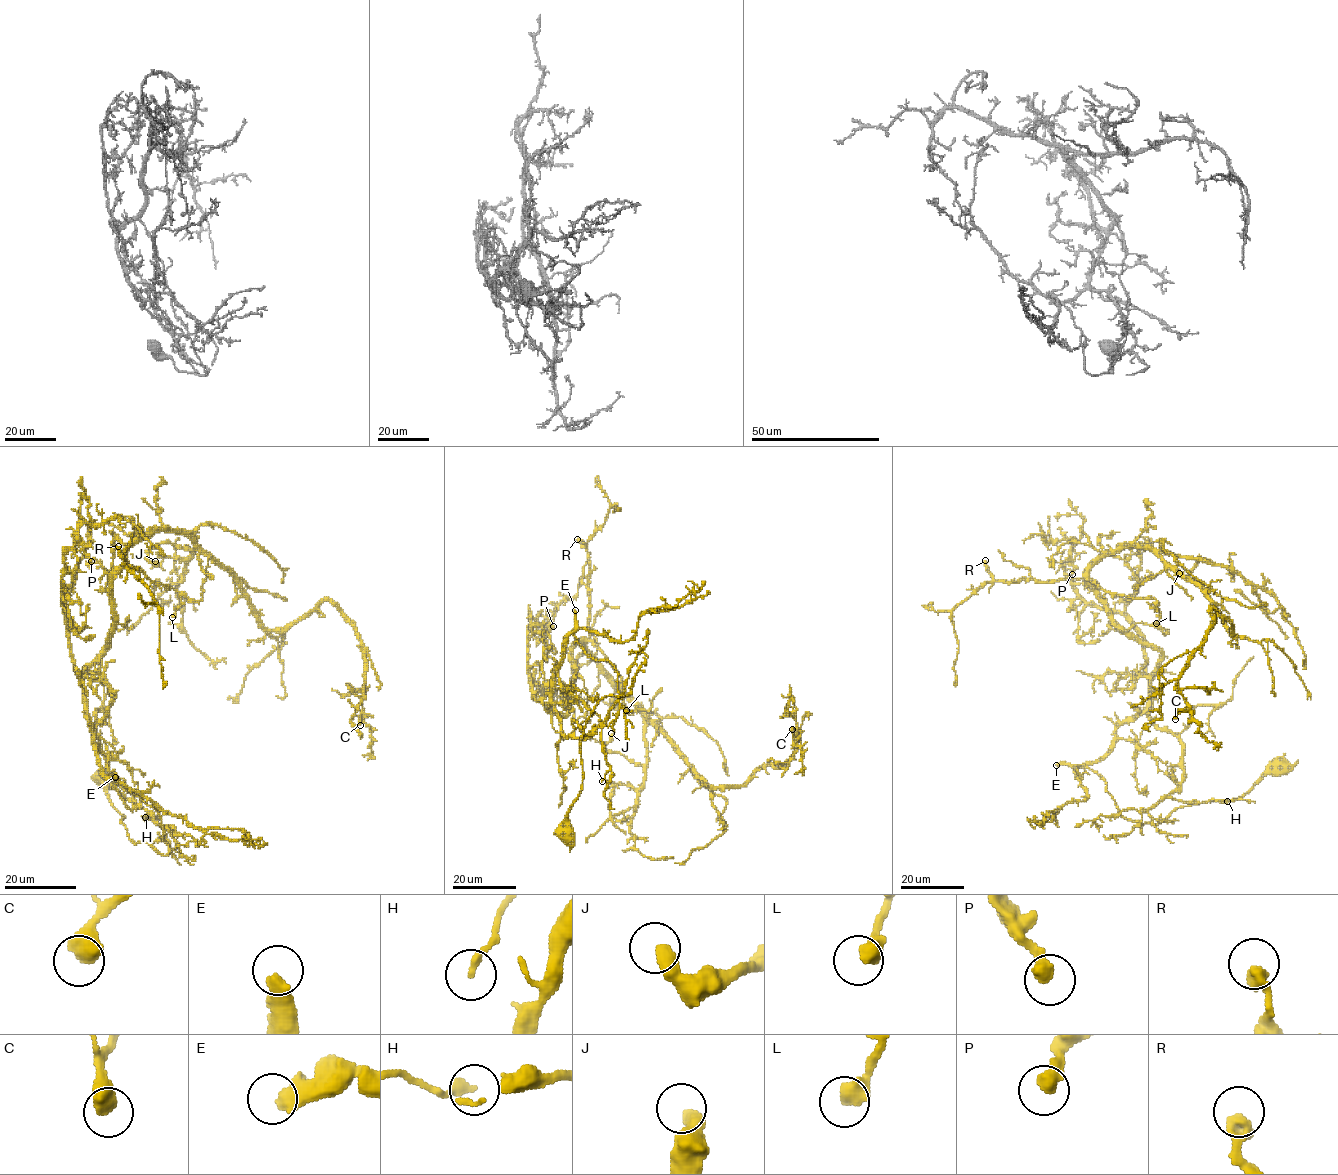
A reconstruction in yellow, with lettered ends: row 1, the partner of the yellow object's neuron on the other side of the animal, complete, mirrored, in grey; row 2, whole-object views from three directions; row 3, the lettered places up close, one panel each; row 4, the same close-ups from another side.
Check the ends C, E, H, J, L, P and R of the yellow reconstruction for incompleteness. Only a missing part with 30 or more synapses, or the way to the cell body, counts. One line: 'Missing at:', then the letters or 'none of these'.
Missing at: E

